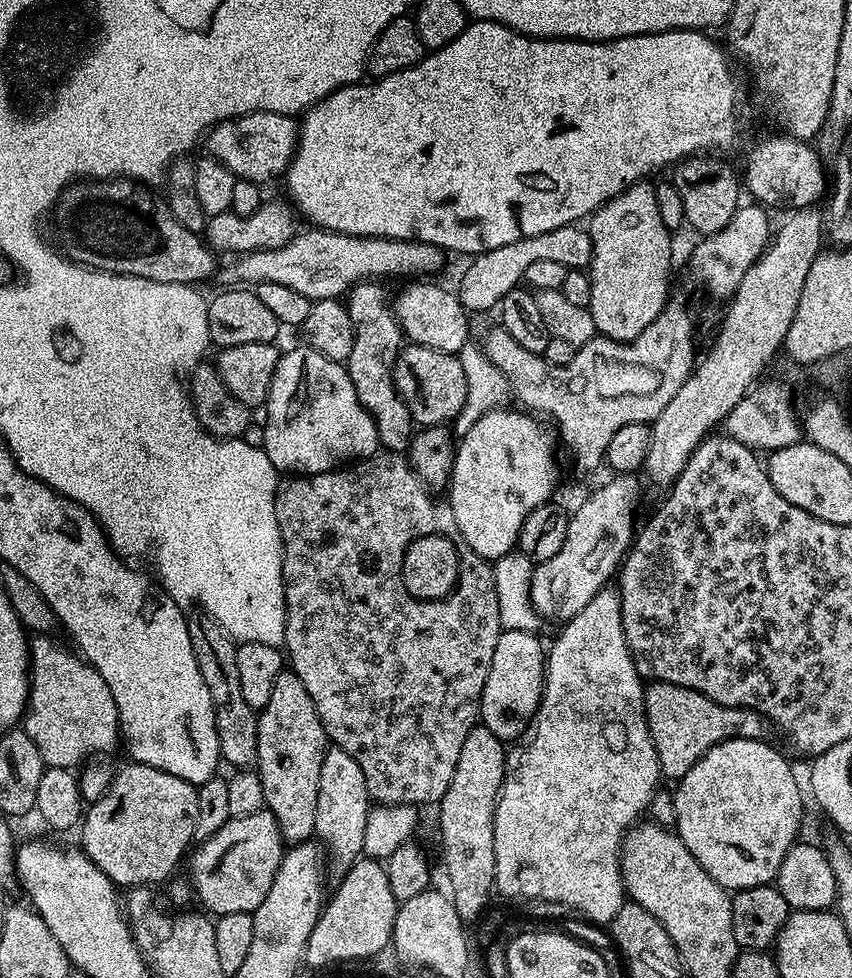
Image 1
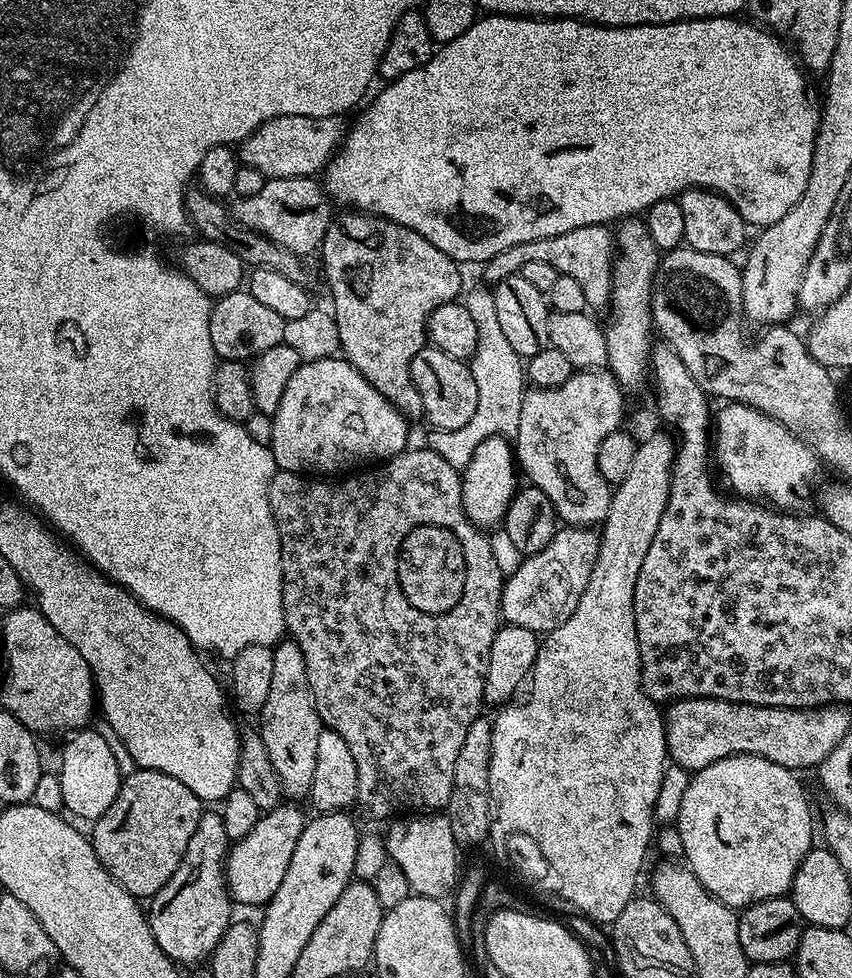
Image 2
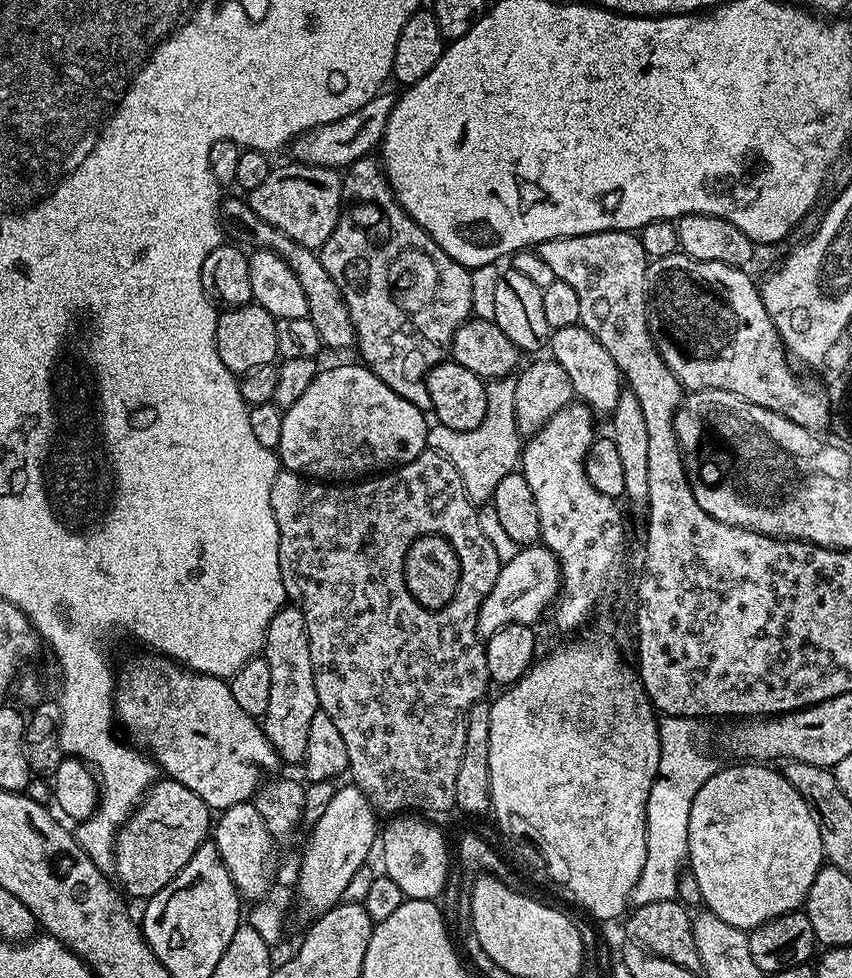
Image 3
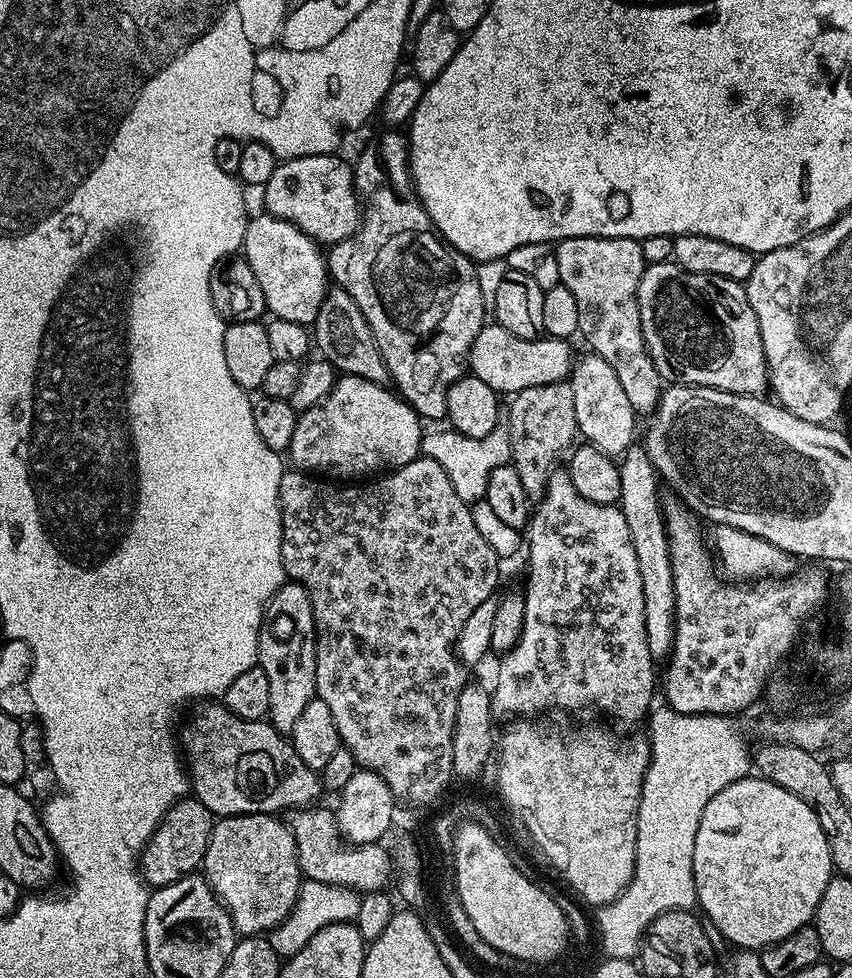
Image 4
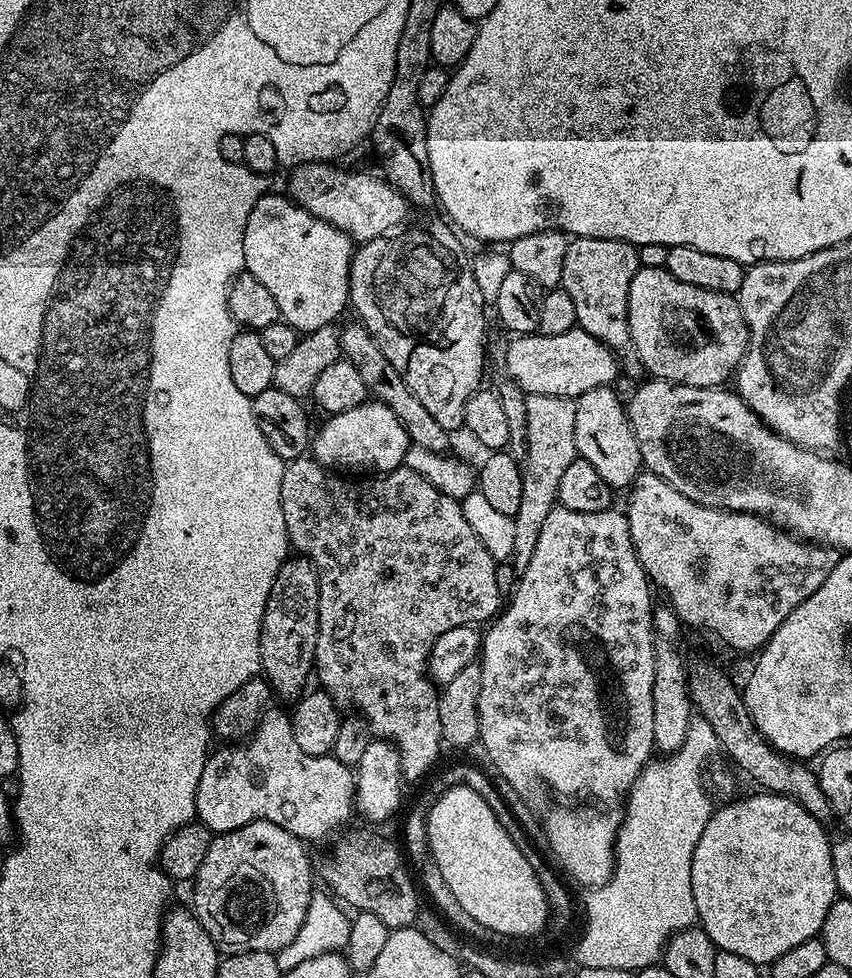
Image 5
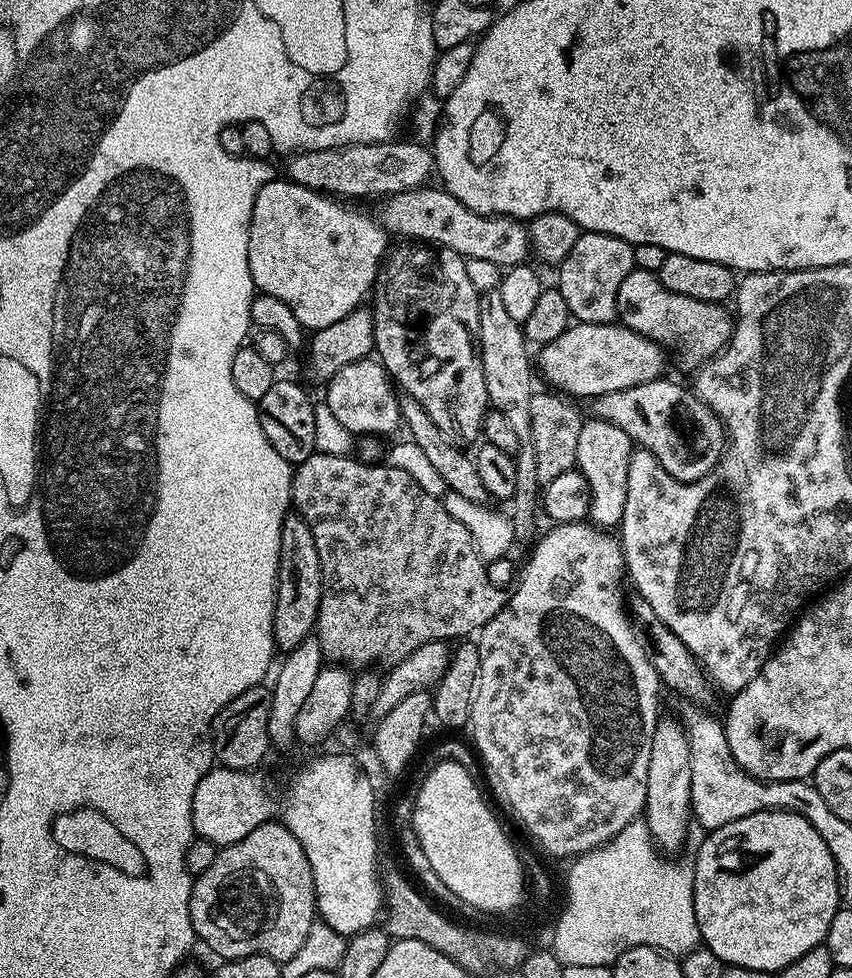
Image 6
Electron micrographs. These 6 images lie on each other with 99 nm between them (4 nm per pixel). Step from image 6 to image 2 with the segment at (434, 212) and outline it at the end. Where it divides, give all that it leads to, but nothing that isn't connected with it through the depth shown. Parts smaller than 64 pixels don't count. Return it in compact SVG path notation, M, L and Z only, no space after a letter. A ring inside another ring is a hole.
M311 176L265 179L264 188L258 190L258 194L241 196L235 202L237 204L233 203L230 211L240 227L270 238L270 242L301 258L306 258L310 252L315 253L319 249L334 219L333 201L324 191L321 181Z

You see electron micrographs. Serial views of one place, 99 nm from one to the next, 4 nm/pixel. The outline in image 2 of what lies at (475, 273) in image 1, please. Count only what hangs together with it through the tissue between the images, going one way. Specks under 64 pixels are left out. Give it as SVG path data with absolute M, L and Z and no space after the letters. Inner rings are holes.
M607 224L594 226L578 226L578 230L566 230L566 234L554 234L550 238L538 238L534 242L522 242L518 246L510 246L502 250L502 254L494 254L483 265L484 276L488 282L505 280L517 275L526 262L546 262L554 266L560 275L569 276L586 290L588 308L609 307L614 296L614 261L617 259L618 249L614 243L614 232Z

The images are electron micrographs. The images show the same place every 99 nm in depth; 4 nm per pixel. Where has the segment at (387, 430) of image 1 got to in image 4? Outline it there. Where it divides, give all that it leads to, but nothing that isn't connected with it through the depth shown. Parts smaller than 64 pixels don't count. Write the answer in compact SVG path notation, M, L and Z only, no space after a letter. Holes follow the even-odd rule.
M400 130L384 131L388 132L378 133L377 136L361 150L360 157L354 160L352 181L354 182L361 201L363 201L366 207L363 209L362 219L360 225L356 228L356 232L350 238L333 244L327 249L328 275L339 287L346 290L346 294L350 294L350 298L354 298L354 302L358 302L358 310L362 310L362 314L366 318L366 322L378 342L378 350L382 350L382 358L388 367L388 375L391 383L394 385L395 391L416 411L417 416L423 418L425 421L443 421L448 415L446 394L450 390L450 386L456 380L459 380L461 376L465 375L466 369L468 368L468 352L472 348L474 338L484 329L486 323L486 317L484 317L486 305L482 298L482 290L478 286L476 264L471 258L462 255L456 248L452 248L440 239L432 227L431 218L426 214L426 210L420 206L420 201L416 199L416 187L412 184L412 174L408 171L407 135Z

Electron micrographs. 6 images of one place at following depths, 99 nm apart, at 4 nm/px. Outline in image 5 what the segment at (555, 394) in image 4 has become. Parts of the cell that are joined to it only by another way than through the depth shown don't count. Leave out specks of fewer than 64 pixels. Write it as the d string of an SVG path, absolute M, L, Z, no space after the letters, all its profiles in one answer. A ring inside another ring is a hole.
M550 394L529 395L526 399L526 447L522 452L522 502L518 514L512 517L514 522L514 548L510 563L517 573L524 573L530 566L534 546L538 546L538 534L546 523L546 514L557 507L558 482L562 482L562 473L570 462L577 460L574 442L574 418L576 401L567 396ZM524 455L524 456L523 456Z

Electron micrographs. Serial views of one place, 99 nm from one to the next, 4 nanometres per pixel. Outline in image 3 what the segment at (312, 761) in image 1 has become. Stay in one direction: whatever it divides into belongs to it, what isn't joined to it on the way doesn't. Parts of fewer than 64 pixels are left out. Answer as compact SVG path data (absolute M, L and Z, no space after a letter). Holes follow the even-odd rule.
M285 606L276 611L274 618L270 618L270 626L264 635L262 658L266 666L270 666L270 702L266 705L266 714L262 717L264 733L285 765L299 765L306 754L306 738L310 738L310 722L314 722L314 714L320 711L318 690L314 690L310 638L306 630L306 618L302 618L300 608Z

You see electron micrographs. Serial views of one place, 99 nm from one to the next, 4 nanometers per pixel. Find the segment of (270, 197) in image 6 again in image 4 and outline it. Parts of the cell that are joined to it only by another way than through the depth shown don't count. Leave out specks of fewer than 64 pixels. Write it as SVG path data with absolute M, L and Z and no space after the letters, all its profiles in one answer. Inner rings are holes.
M261 214L245 223L242 255L250 262L258 286L262 286L265 309L272 312L275 319L315 325L318 310L330 287L328 261L321 245L298 230L298 226L277 216Z

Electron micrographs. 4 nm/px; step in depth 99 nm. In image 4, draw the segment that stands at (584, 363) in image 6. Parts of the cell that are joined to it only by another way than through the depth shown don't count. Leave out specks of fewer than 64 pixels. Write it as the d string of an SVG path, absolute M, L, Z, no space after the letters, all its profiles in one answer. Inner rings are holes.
M488 322L474 338L472 348L468 352L468 368L471 375L482 378L482 382L486 382L486 386L493 388L496 393L515 394L530 386L567 381L574 367L572 346L567 340L518 338L500 324Z

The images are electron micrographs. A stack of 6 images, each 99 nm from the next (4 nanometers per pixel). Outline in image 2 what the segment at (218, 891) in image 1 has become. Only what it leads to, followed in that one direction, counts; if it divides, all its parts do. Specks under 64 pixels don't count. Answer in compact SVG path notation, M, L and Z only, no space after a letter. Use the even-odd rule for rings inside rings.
M284 802L276 809L263 813L250 834L235 841L229 849L225 861L225 883L237 905L263 906L282 884L294 847L308 821L307 814L300 807L294 802Z

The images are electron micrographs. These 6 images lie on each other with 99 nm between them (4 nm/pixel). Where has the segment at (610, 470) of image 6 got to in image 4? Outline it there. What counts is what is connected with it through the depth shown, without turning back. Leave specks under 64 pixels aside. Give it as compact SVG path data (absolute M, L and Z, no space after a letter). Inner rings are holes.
M594 354L579 357L578 363L570 373L570 383L574 390L574 414L579 435L587 443L602 450L613 458L623 457L633 447L636 436L638 414L630 406L622 385L618 383L618 374L614 369Z

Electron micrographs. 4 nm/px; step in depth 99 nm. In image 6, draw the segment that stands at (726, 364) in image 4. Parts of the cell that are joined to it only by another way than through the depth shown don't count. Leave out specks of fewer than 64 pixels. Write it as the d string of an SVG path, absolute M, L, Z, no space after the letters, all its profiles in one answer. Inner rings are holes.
M633 268L630 274L622 281L622 286L618 289L618 306L616 315L619 323L626 325L630 330L650 338L655 344L663 346L665 349L676 351L676 356L680 359L680 364L689 370L695 370L701 364L711 360L724 349L728 341L732 339L734 327L734 316L731 311L724 309L723 303L711 304L702 302L698 298L686 298L686 294L674 294L674 290L666 290L662 286L659 275L654 272L647 272L641 268Z

